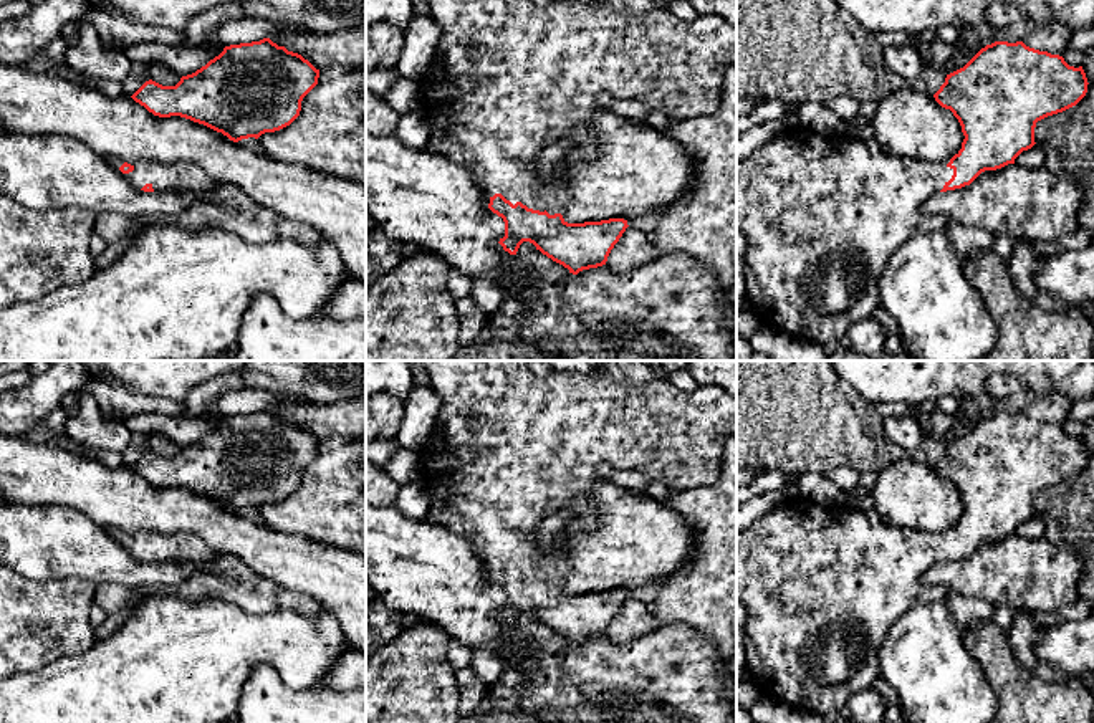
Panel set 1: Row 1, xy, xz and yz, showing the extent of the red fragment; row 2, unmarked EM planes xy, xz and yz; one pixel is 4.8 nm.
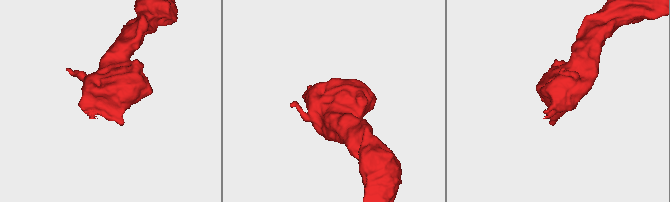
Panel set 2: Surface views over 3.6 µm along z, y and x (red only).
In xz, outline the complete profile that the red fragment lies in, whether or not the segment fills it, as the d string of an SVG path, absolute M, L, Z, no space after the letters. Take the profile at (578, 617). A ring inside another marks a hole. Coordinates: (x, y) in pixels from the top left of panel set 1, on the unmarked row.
M409 361L415 371L425 379L429 387L440 400L440 414L435 420L434 430L420 448L420 476L419 481L429 490L430 503L424 516L429 523L442 523L458 531L477 531L478 544L477 554L483 561L488 579L503 589L505 607L500 615L510 625L516 625L523 612L530 612L543 625L563 635L569 644L578 645L583 640L597 639L606 635L607 627L614 615L626 602L627 591L609 589L601 592L568 594L559 584L569 574L569 563L564 554L554 549L543 549L536 539L536 528L556 511L569 511L574 518L568 529L589 526L594 521L594 508L591 505L591 493L596 483L606 481L616 472L639 472L654 481L659 481L674 490L685 490L695 486L708 486L720 476L722 457L725 443L737 433L737 397L712 385L698 385L693 390L680 390L669 381L660 379L654 369L644 361L601 361L594 374L569 374L551 372L545 377L533 374L528 361Z

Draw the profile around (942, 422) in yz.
M937 409L932 414L932 437L942 438L945 433L950 432L953 422L955 422L953 415L948 415Z

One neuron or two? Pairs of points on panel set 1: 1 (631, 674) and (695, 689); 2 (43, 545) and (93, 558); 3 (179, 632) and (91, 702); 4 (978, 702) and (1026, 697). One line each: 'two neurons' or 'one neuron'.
1: one neuron
2: one neuron
3: one neuron
4: two neurons

